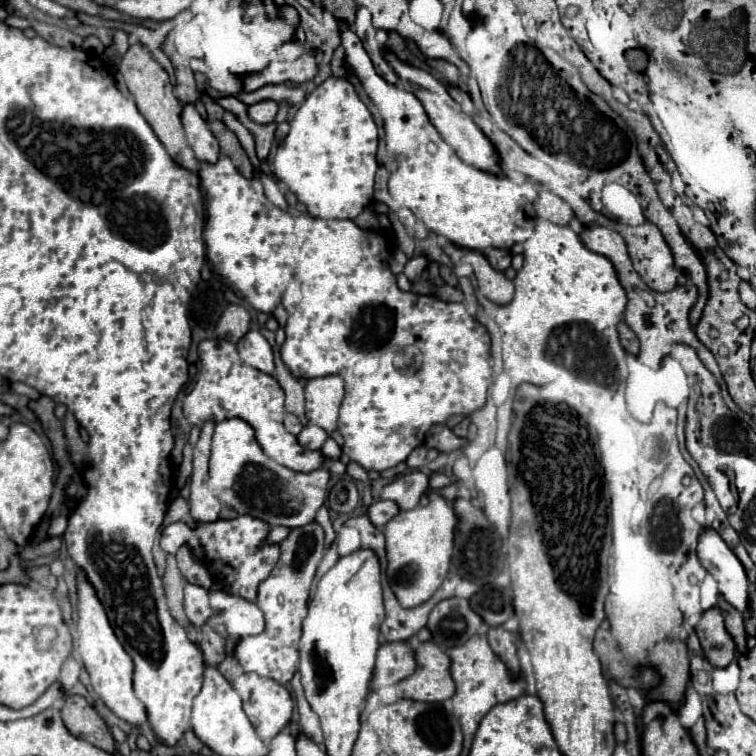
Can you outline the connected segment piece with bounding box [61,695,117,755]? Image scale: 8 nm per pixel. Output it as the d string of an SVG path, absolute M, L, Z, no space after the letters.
M81 695L65 697L65 705L61 709L61 719L63 719L65 727L69 729L69 733L73 733L75 737L85 739L91 745L95 745L111 755L117 753L115 739L111 737L105 721Z

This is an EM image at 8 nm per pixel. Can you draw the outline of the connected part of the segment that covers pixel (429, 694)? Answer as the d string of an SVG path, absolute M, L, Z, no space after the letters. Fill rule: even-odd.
M433 641L419 643L415 661L415 673L397 683L397 695L401 699L441 703L455 693L455 683L449 673L451 661L439 645L433 645Z

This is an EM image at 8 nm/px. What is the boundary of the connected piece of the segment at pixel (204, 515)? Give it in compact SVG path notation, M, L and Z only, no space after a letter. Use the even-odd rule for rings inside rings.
M207 421L201 427L201 437L193 451L193 475L191 475L191 517L197 523L211 523L217 521L221 503L217 497L213 497L209 485L207 485L207 461L209 461L209 447L211 447L211 435L213 435L215 423Z

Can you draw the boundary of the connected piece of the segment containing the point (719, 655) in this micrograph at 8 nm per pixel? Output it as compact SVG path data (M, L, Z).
M717 607L705 611L695 627L703 653L713 667L727 667L735 659L735 641L725 631L723 615Z

